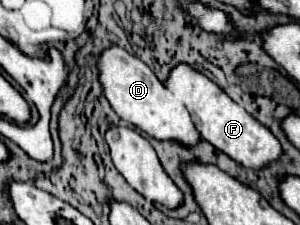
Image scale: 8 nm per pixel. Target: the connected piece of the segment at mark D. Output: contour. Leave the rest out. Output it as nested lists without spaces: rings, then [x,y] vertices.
[[[110,46],[102,52],[98,68],[104,96],[122,120],[134,124],[156,140],[174,140],[186,148],[192,148],[200,142],[200,132],[192,122],[192,114],[166,90],[166,86],[142,60],[138,60],[120,46]]]

